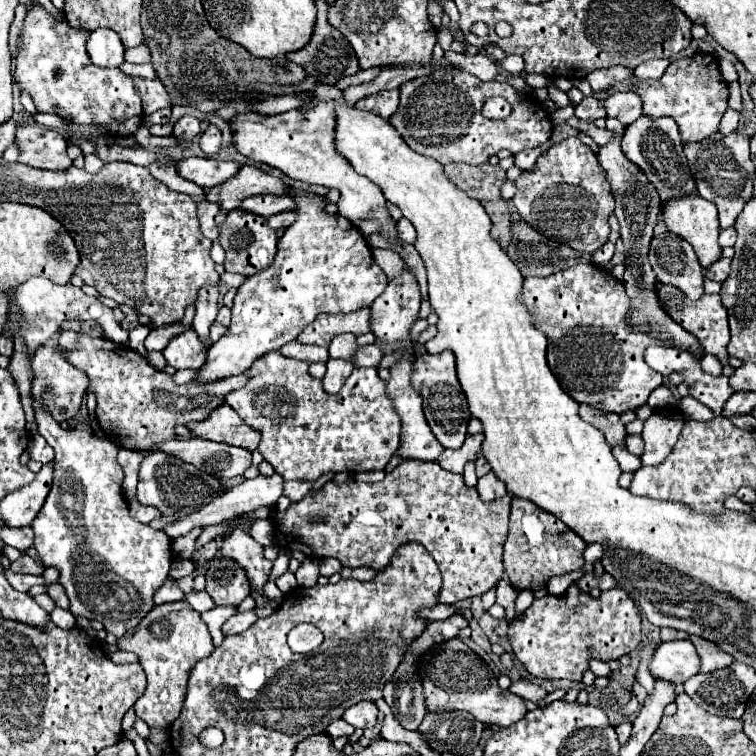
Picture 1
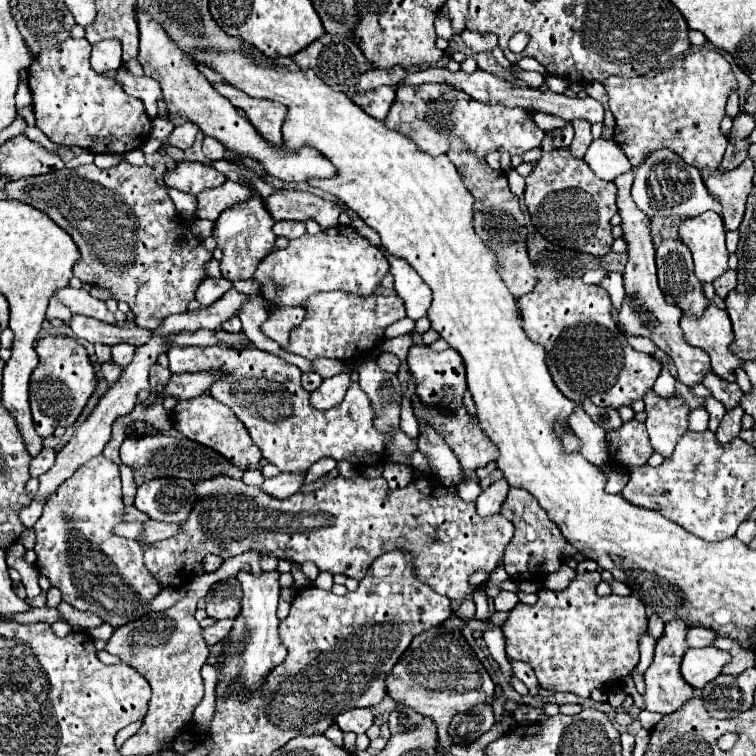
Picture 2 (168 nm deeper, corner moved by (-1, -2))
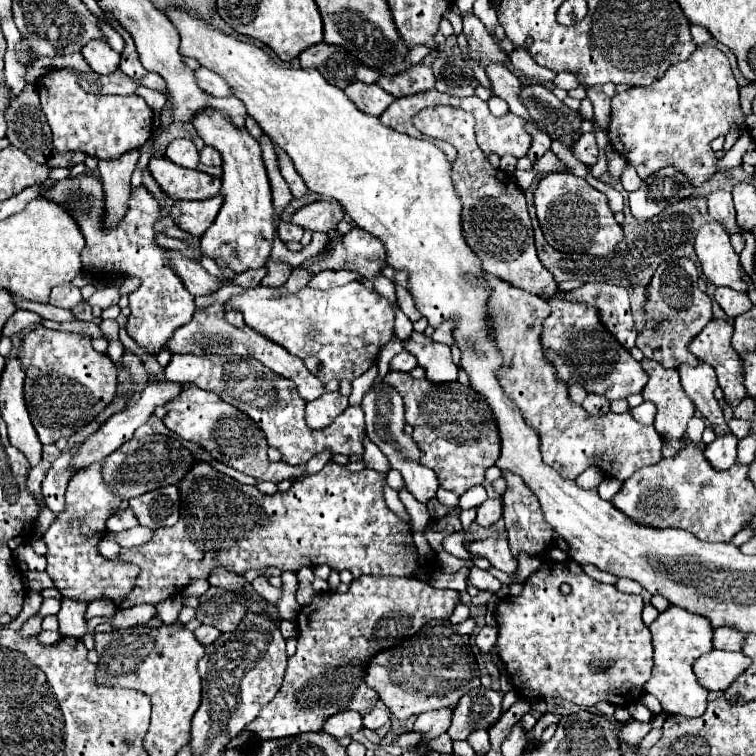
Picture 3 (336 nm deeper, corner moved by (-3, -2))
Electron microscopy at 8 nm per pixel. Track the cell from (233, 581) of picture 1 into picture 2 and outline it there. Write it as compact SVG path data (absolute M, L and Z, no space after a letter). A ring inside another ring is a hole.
M235 577L211 585L207 593L207 615L215 619L235 619L241 611L243 591Z

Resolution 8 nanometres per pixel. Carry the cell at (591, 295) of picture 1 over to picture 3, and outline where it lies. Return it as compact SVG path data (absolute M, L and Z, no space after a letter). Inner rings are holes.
M551 297L547 301L553 307L553 311L545 319L541 341L543 341L545 355L551 359L559 377L567 385L579 383L589 393L603 395L609 401L625 399L633 393L643 391L649 377L645 375L641 363L635 361L629 355L629 351L625 347L621 347L613 339L613 335L601 325L597 309L593 309L585 303L563 301L563 299L555 299L555 297Z

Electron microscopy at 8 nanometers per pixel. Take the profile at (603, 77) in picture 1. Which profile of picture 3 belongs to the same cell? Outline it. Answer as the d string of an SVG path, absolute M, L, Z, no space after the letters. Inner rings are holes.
M701 45L687 61L677 63L651 87L631 87L617 93L611 99L611 121L607 135L613 149L637 169L637 175L641 179L647 179L661 167L671 165L677 171L681 171L687 177L687 181L693 183L693 187L701 187L707 179L713 177L717 165L715 153L711 151L709 143L715 137L727 135L733 129L739 129L741 133L747 131L745 113L741 111L739 103L739 87L733 77L731 65L725 53L719 51L715 45Z

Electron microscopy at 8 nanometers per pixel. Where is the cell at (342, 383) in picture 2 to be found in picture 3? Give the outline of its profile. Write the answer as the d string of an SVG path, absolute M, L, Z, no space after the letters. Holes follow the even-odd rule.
M339 391L325 393L317 401L309 401L305 407L305 421L309 429L325 429L341 411L349 407L347 397L343 397Z

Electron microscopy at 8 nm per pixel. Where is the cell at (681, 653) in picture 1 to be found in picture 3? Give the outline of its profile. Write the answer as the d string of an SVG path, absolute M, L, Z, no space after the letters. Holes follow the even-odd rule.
M711 651L697 659L693 671L697 673L703 687L709 691L725 691L733 685L733 681L745 673L749 667L749 659L743 653L731 651Z

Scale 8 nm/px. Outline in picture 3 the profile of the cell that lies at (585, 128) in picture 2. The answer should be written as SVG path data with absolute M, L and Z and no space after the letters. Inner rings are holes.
M583 133L575 147L573 147L573 155L583 161L585 165L595 165L597 163L597 155L599 155L599 149L597 149L597 141L595 141L595 135L593 133Z

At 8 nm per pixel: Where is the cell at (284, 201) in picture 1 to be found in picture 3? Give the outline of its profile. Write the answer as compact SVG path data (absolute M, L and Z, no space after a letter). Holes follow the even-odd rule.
M315 201L311 205L301 207L293 215L291 221L309 231L329 233L329 231L337 229L337 225L343 217L345 217L345 211L337 201Z

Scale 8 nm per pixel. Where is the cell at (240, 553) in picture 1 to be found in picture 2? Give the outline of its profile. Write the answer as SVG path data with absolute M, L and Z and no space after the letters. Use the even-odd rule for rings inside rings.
M239 571L237 579L241 581L243 587L243 609L235 617L235 627L231 629L227 639L209 647L211 653L207 663L217 667L219 683L227 685L239 677L249 689L253 689L259 687L263 683L263 677L287 655L287 649L279 641L277 633L279 619L275 613L281 589L279 571L261 571L259 575L255 575L253 571Z

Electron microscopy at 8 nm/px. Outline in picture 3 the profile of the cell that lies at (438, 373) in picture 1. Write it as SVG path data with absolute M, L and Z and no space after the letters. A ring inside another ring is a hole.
M413 331L409 339L403 341L403 349L413 353L419 365L427 371L427 379L433 383L457 381L459 367L451 361L451 349L443 343L435 343L431 337Z

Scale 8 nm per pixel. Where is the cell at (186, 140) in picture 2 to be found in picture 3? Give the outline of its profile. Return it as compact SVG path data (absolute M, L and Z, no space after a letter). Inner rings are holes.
M175 139L169 143L167 151L165 151L167 159L171 159L173 163L187 167L187 169L197 169L199 163L199 151L195 149L193 141L189 139Z

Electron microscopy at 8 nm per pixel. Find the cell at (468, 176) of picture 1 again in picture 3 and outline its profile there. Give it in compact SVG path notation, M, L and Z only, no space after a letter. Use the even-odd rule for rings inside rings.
M431 107L425 111L419 111L413 117L415 127L435 139L443 139L457 149L457 159L451 165L451 179L453 187L463 203L461 211L461 223L463 223L463 235L473 253L481 259L481 267L487 273L497 275L503 281L509 281L533 295L539 295L543 299L549 299L557 291L557 283L553 275L541 265L535 243L533 243L533 227L531 217L527 213L525 195L515 185L513 177L493 169L485 155L479 151L475 143L475 119L467 111L455 109L455 107Z

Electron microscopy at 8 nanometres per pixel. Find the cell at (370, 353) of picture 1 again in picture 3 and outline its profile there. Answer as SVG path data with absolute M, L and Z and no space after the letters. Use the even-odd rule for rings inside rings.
M401 351L399 355L395 355L391 359L391 369L393 371L411 371L413 367L417 367L417 359L409 351Z

